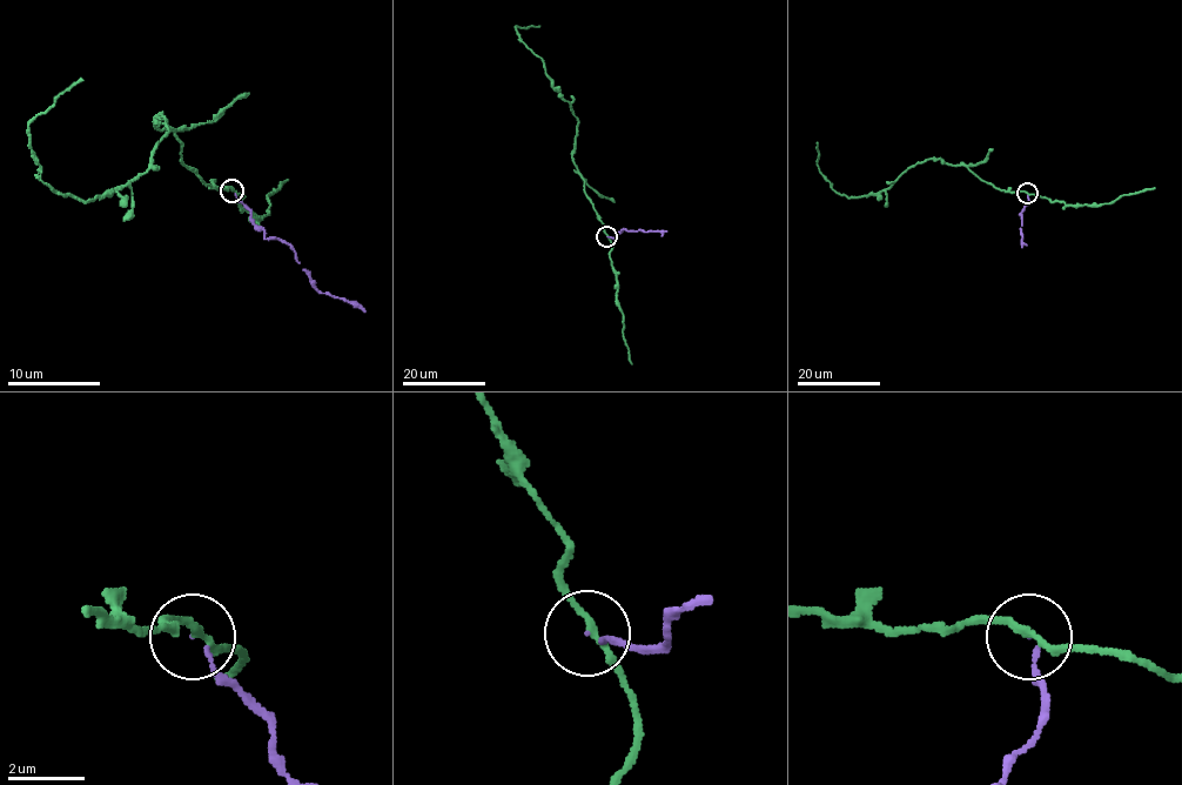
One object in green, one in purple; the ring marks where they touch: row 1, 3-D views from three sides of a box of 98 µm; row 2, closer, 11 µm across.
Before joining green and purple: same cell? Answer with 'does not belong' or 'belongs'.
does not belong

